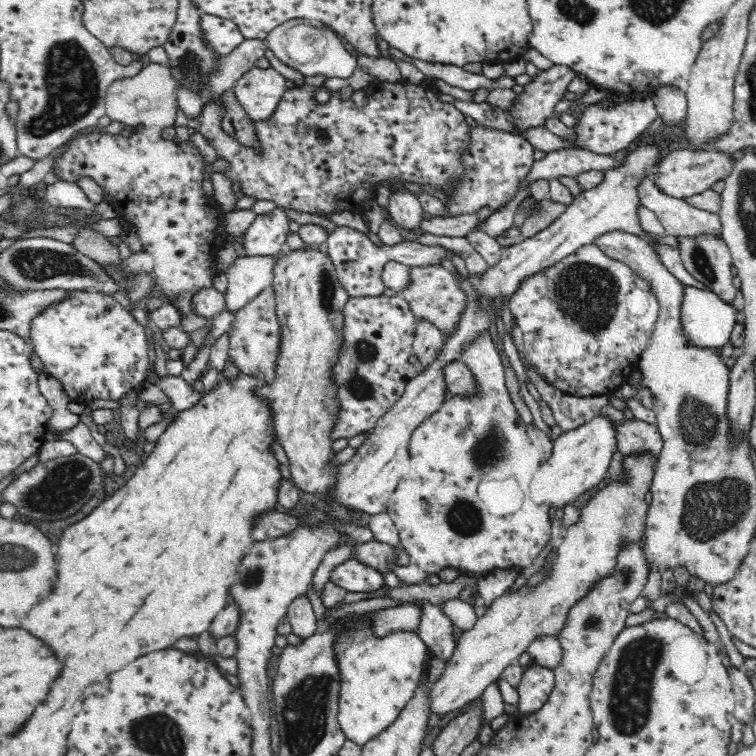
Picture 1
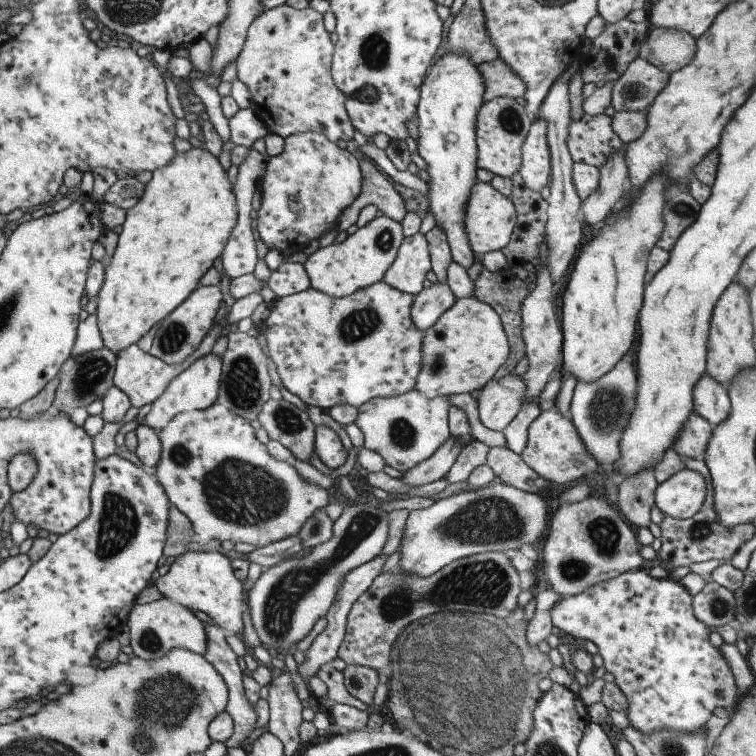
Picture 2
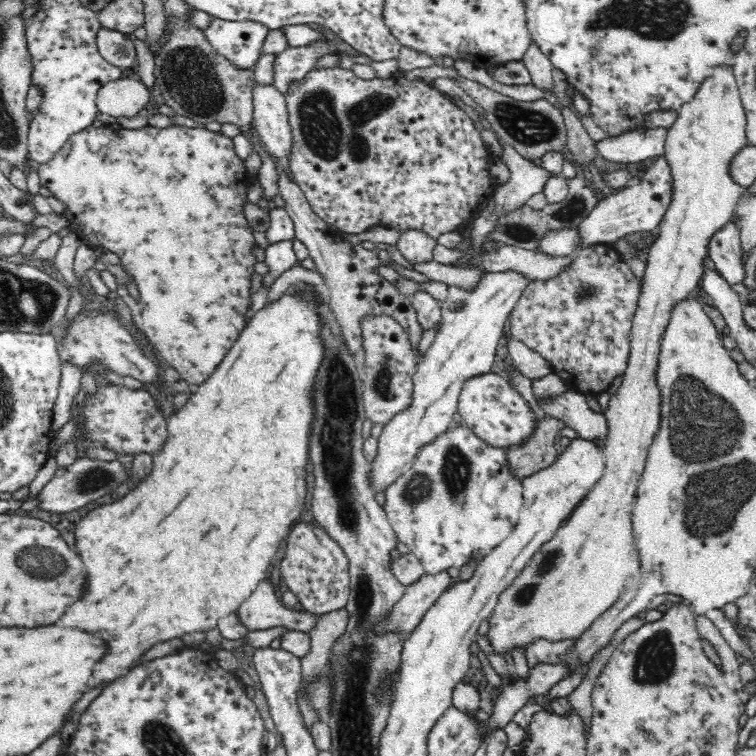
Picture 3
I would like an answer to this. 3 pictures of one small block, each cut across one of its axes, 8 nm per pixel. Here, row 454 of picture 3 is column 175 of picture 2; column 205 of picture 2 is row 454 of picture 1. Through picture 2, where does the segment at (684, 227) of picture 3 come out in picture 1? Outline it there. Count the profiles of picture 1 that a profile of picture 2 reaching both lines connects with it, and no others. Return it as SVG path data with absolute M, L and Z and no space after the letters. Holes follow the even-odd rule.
M648 451L623 455L622 466L625 470L625 479L623 481L614 479L602 490L598 490L596 495L579 509L578 522L563 527L564 540L557 546L556 561L550 568L550 574L546 575L545 579L535 587L528 587L525 584L515 592L507 591L502 596L495 598L492 605L486 610L486 614L477 620L476 625L468 632L460 634L460 640L455 646L452 658L446 663L446 671L442 678L431 684L430 711L438 713L440 718L443 718L447 712L461 709L473 699L482 697L486 688L501 678L507 666L517 663L519 657L527 652L530 644L536 638L558 638L561 630L565 628L567 615L576 602L580 602L598 580L614 574L620 548L630 542L639 542L642 538L648 510L648 504L644 498L646 498L646 492L649 491L656 463L656 457Z

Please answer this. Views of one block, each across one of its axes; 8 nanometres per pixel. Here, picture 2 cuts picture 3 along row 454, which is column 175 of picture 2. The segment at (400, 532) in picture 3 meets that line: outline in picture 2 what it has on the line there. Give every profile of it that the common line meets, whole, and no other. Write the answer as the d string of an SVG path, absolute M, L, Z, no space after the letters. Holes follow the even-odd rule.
M214 403L211 407L202 410L184 411L177 414L163 426L158 433L158 438L161 442L161 457L156 467L156 476L161 485L164 487L169 502L176 506L182 514L185 514L192 523L194 532L200 538L212 538L212 540L230 540L230 542L246 542L257 548L265 547L266 545L278 542L279 540L297 536L302 528L302 525L315 513L315 510L324 509L328 504L330 491L316 485L314 483L305 482L296 471L293 463L276 460L270 453L267 444L262 444L256 437L256 431L252 427L249 420L234 414L225 406Z

